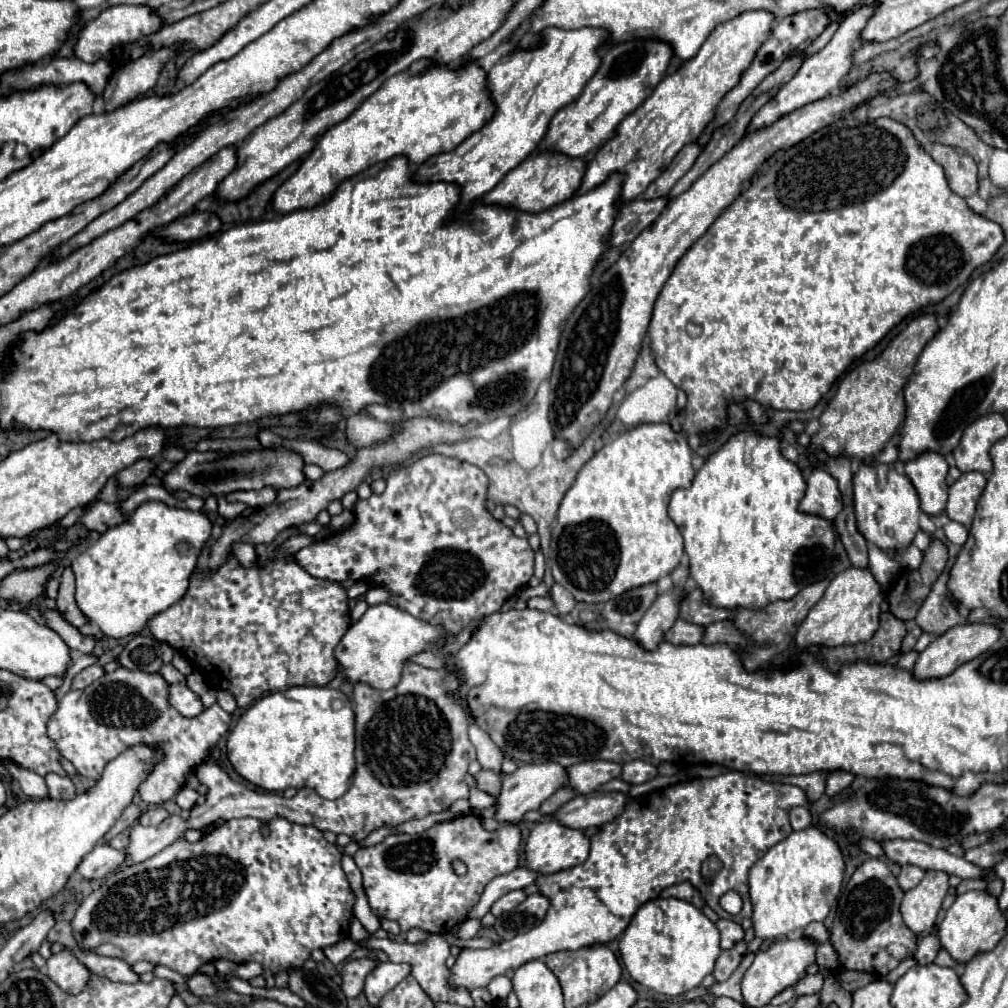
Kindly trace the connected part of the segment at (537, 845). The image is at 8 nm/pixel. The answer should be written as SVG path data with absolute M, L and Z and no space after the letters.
M545 818L545 820L537 822L537 826L529 834L529 840L525 846L527 866L531 866L531 870L541 872L541 874L559 872L559 870L583 864L587 860L587 854L589 854L589 846L591 846L591 842L583 830L563 826L555 818Z

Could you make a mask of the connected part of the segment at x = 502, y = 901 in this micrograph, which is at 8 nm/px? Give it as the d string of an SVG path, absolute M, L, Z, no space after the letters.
M523 890L507 892L505 896L501 896L501 898L493 904L491 912L493 912L493 916L499 916L499 914L503 914L503 912L509 912L509 910L513 910L515 906L519 906L525 898L527 898L527 894L525 894Z

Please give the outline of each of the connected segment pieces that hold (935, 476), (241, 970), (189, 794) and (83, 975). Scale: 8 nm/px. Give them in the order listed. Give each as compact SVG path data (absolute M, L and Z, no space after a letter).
M925 450L917 454L915 460L905 462L903 470L919 494L921 510L929 516L941 514L947 502L945 476L947 476L949 464L945 456L933 450Z
M247 962L247 964L239 964L235 974L237 978L243 978L243 980L249 980L249 978L255 978L255 976L261 976L265 972L265 968L257 962Z
M183 786L183 788L179 790L179 794L175 796L175 802L177 802L181 808L191 810L191 808L195 806L197 798L199 798L199 792L197 792L197 790L193 790L193 788L189 788L189 786Z
M63 948L47 960L47 974L69 994L79 994L91 976L89 968L69 948Z

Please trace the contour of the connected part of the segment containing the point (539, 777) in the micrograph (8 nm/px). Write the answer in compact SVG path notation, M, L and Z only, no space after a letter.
M557 762L523 764L513 774L509 776L501 774L501 776L503 776L503 788L497 796L497 816L495 816L501 822L519 822L525 812L537 810L543 800L553 796L567 782L567 770Z

